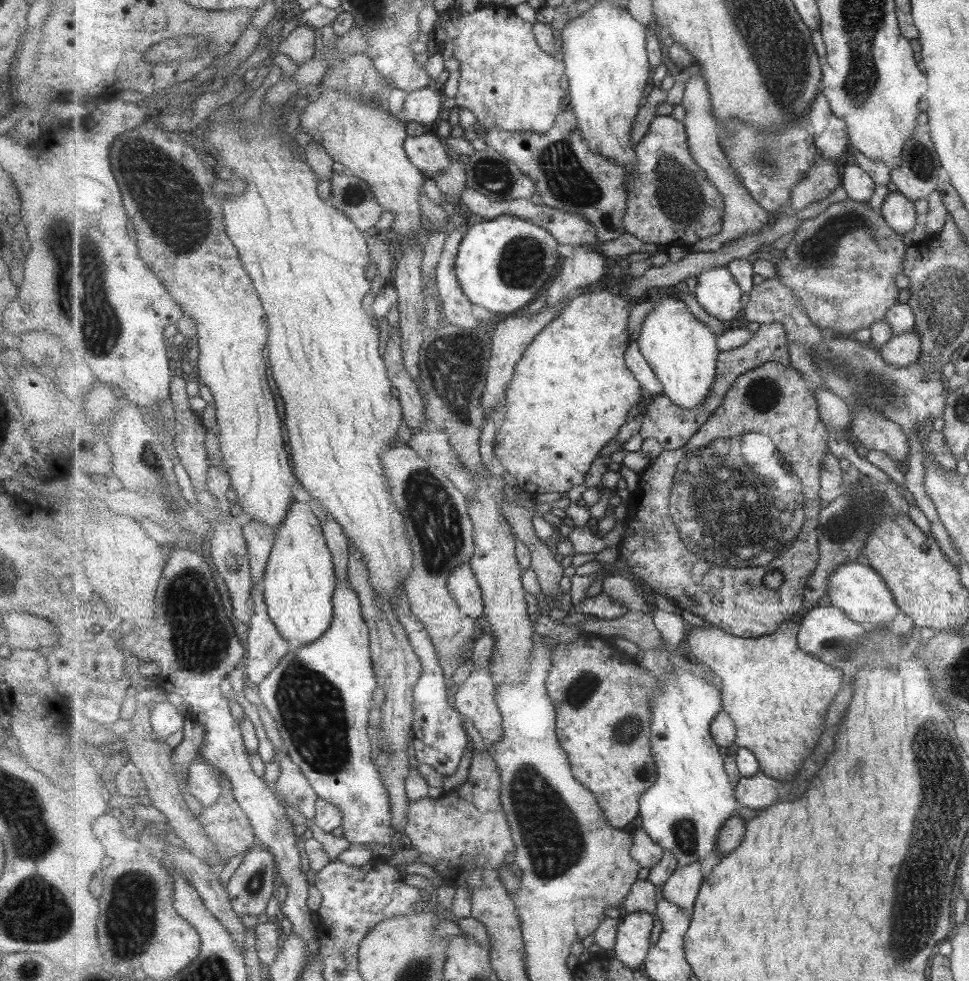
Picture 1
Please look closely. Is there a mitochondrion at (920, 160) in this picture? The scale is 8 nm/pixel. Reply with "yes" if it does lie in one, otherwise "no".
yes

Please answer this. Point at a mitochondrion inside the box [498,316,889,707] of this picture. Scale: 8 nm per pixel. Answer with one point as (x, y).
(751, 515)

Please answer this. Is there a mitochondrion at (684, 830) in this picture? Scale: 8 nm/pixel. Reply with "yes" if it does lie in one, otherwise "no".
yes

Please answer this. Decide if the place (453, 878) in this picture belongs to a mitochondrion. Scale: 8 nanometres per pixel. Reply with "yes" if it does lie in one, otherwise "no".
no

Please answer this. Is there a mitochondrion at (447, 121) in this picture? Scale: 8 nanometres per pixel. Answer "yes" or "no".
no

